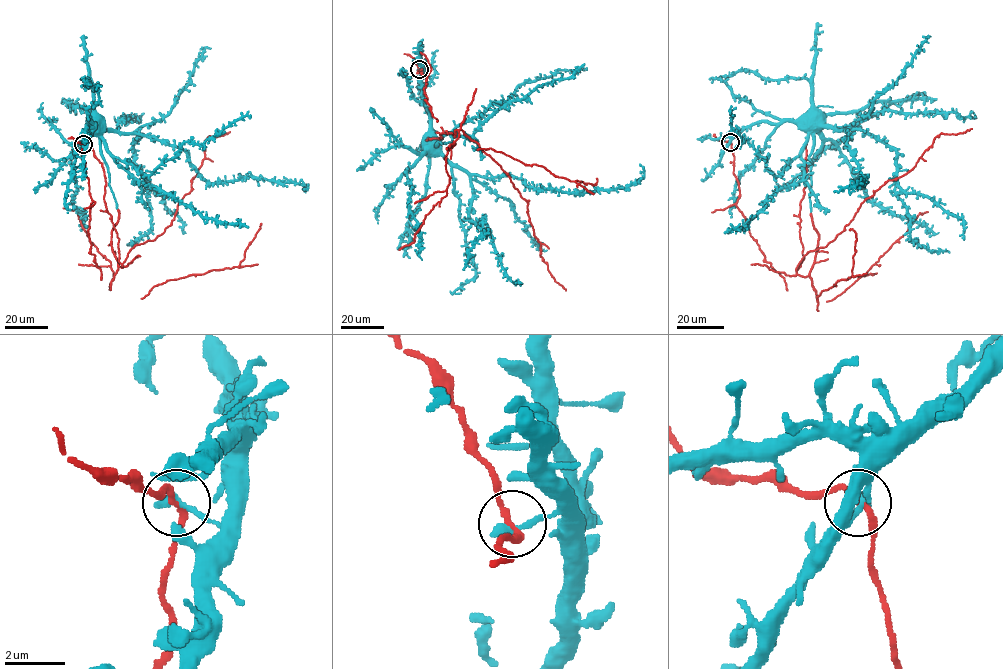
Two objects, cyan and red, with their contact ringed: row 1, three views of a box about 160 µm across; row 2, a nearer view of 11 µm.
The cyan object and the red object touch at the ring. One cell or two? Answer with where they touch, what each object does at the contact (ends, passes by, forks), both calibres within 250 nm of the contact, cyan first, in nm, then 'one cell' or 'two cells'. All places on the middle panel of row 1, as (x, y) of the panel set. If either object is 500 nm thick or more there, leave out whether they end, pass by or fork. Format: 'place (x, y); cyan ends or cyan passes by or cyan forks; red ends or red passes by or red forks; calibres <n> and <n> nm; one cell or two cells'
place (419, 69); cyan ends; red passes by; calibres 340 and 190 nm; one cell

